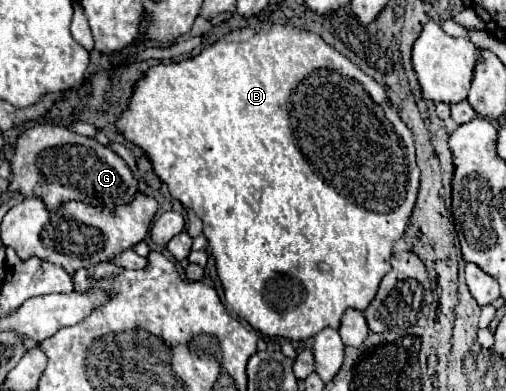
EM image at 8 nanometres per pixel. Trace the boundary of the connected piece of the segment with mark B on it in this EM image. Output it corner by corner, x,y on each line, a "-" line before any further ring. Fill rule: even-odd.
260,22
256,28
230,32
216,44
204,48
202,54
194,56
192,60
150,68
146,76
136,84
130,104
122,112
116,126
126,140
134,142
148,154
156,176
166,182
172,198
182,202
184,208
190,208
198,214
204,224
202,234
208,238
210,252
216,260
216,272
224,286
224,304
228,310
232,308
232,312
238,318
246,320
252,328
260,330
266,336
306,340
316,336
322,328
338,328
340,318
348,308
364,312
374,300
380,280
390,270
392,246
398,238
404,236
408,216
412,214
418,194
420,170
416,166
412,132
400,120
398,110
388,102
384,88
370,76
366,76
346,56
324,44
320,36
298,30
294,26
270,22

